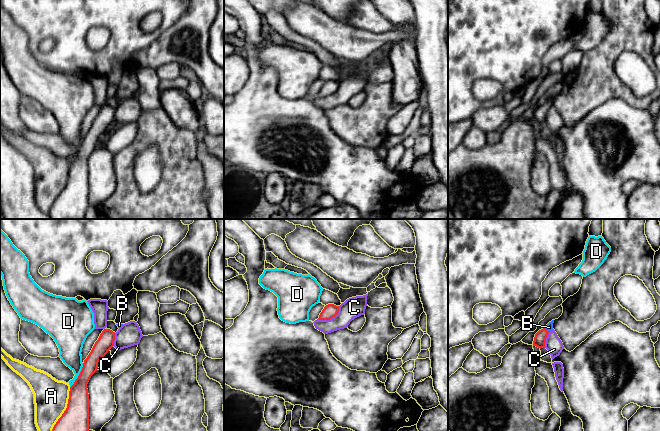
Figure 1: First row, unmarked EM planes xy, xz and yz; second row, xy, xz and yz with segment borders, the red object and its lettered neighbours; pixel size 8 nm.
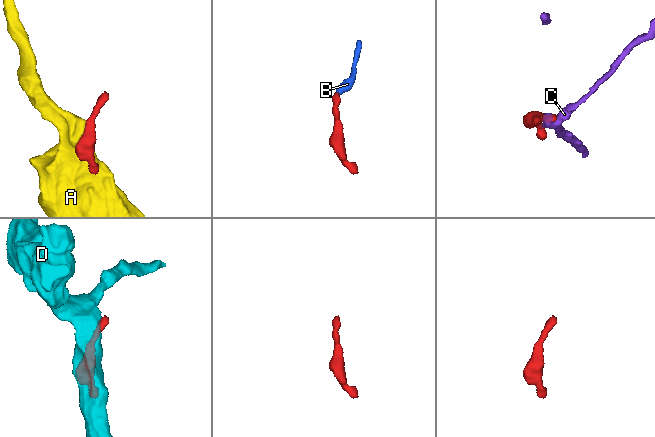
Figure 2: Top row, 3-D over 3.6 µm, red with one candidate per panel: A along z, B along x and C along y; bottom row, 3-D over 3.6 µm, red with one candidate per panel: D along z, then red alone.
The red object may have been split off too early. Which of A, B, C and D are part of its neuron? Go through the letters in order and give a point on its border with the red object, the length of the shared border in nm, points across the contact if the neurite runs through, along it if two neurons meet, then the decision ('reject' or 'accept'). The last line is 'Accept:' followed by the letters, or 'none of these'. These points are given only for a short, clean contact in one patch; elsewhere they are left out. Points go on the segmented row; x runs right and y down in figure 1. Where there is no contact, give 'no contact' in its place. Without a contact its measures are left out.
A: contact xy (66, 409); length 380 nm; reject
B: contact yz (546, 330); length 50 nm; way yz (540, 337), (546, 330), (549, 327); accept
C: contact xz (331, 318); length 200 nm; border xz (339, 306), (339, 311), (333, 317), (318, 319); reject
D: contact xy (79, 375); length 220 nm; reject
Accept: B

